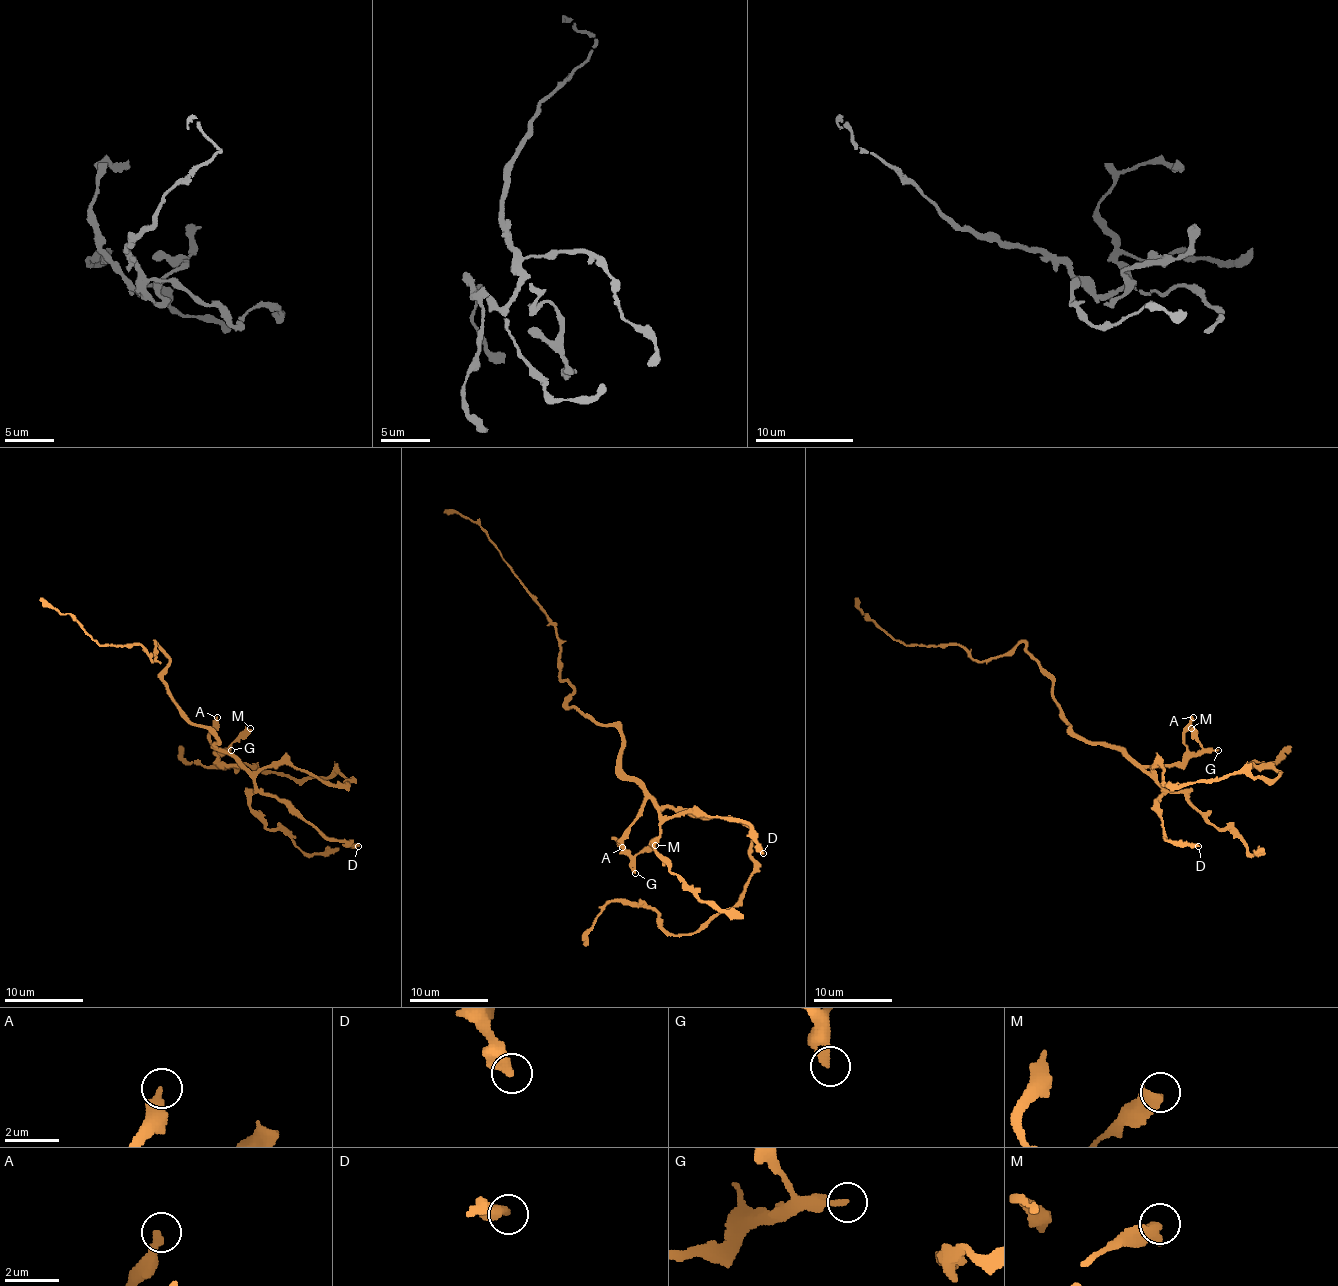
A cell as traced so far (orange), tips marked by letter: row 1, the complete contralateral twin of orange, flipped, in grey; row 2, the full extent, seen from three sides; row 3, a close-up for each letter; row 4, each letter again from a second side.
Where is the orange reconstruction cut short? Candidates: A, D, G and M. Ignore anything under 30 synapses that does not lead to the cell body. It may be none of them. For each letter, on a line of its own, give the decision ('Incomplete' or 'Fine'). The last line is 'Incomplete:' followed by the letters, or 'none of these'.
A: Fine
D: Fine
G: Incomplete
M: Fine
Incomplete: G

